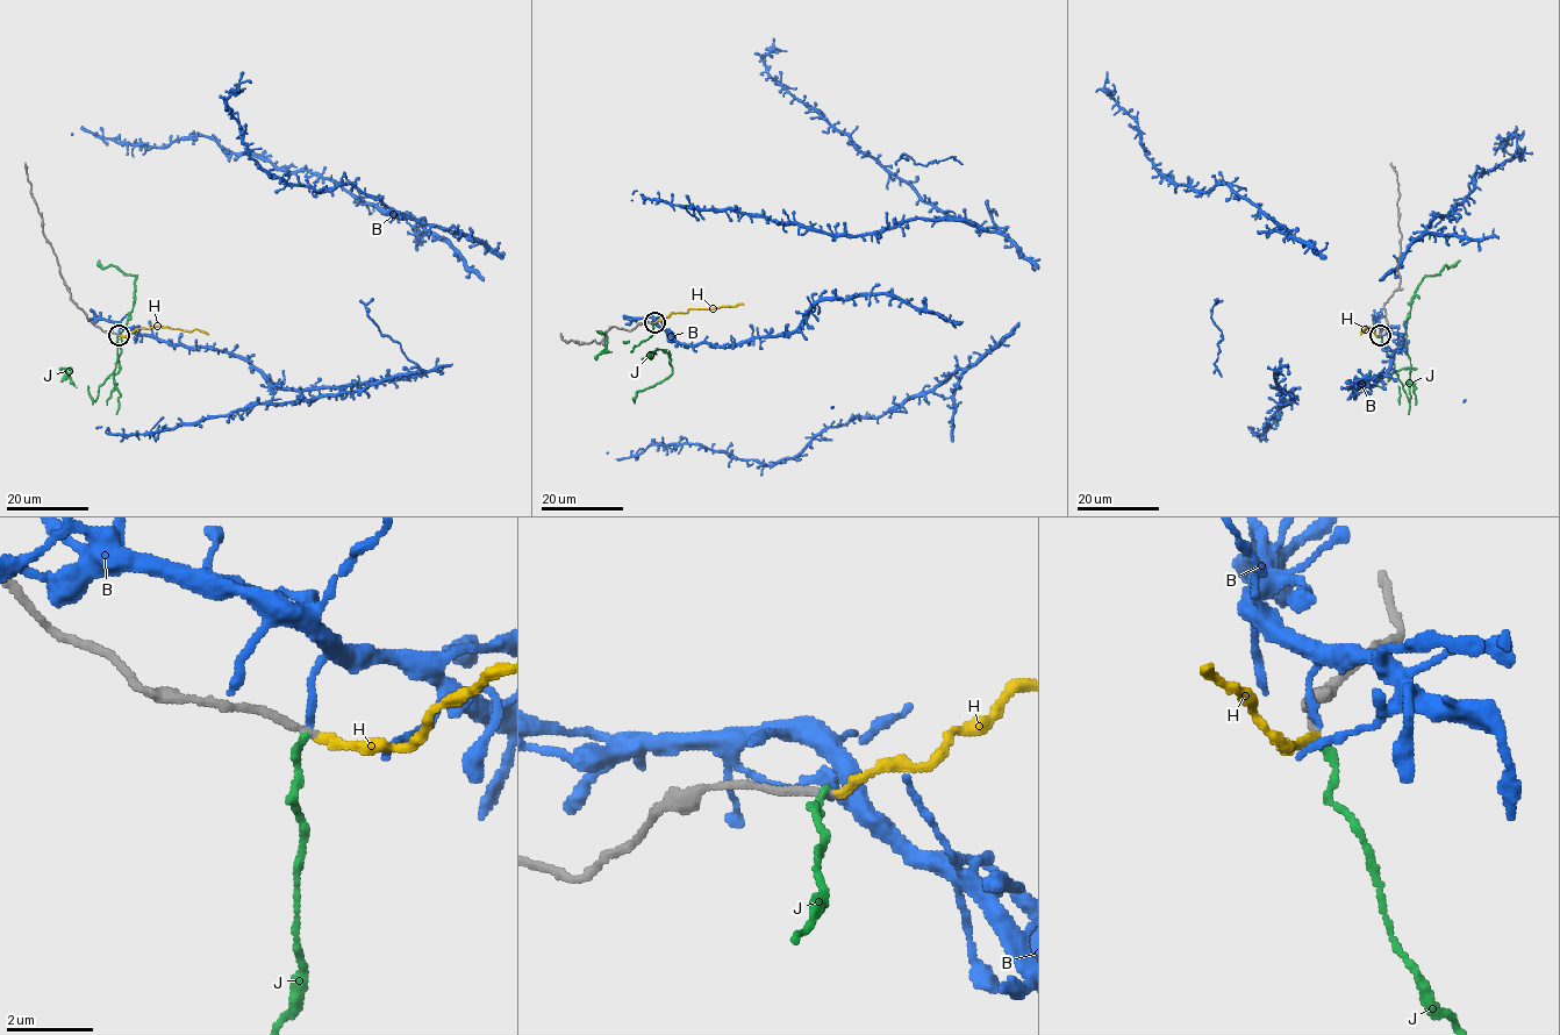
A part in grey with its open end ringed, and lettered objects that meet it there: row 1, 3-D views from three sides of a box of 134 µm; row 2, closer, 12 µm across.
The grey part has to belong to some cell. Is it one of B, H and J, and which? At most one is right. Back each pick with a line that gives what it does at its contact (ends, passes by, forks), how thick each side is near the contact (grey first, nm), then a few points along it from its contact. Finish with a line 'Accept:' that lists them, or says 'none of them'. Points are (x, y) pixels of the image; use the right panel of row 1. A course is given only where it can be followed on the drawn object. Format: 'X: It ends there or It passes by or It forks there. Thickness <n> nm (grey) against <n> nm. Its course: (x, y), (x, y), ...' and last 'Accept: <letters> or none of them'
H: It ends there. Thickness 180 nm (grey) against 200 nm. Its course: (1380, 335), (1366, 326), (1361, 334)
Accept: H

